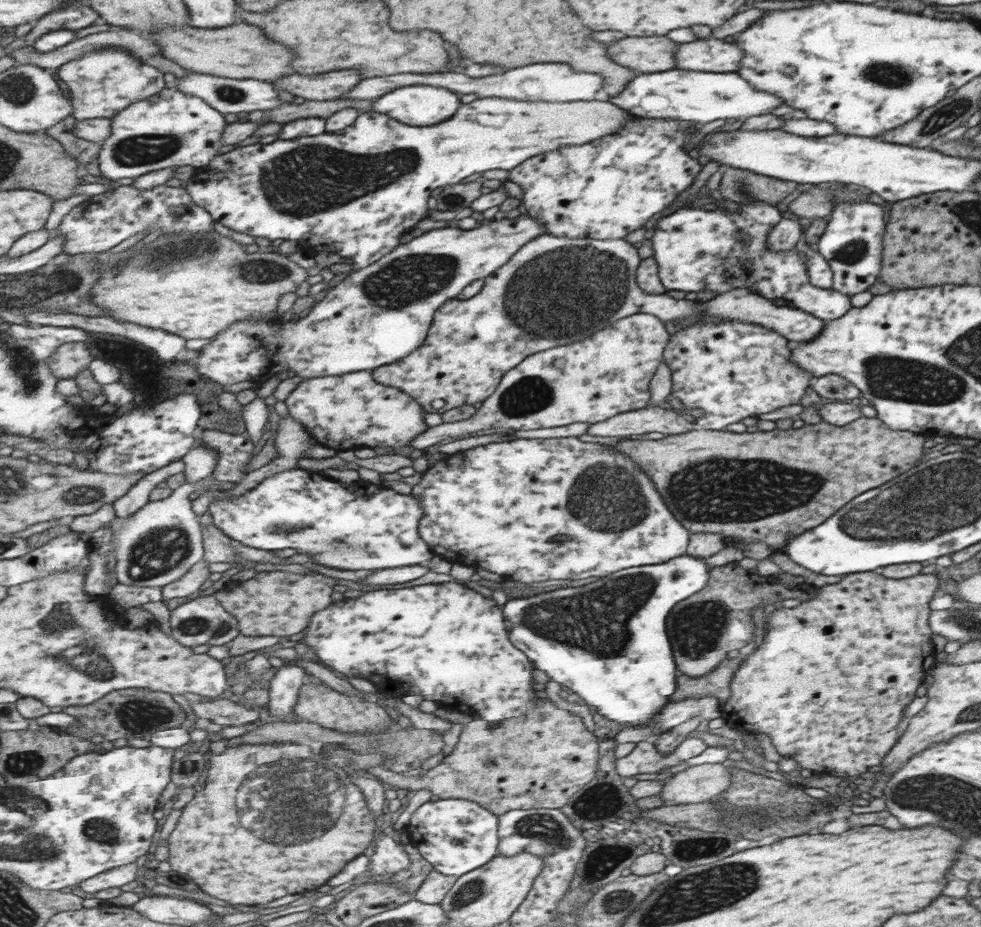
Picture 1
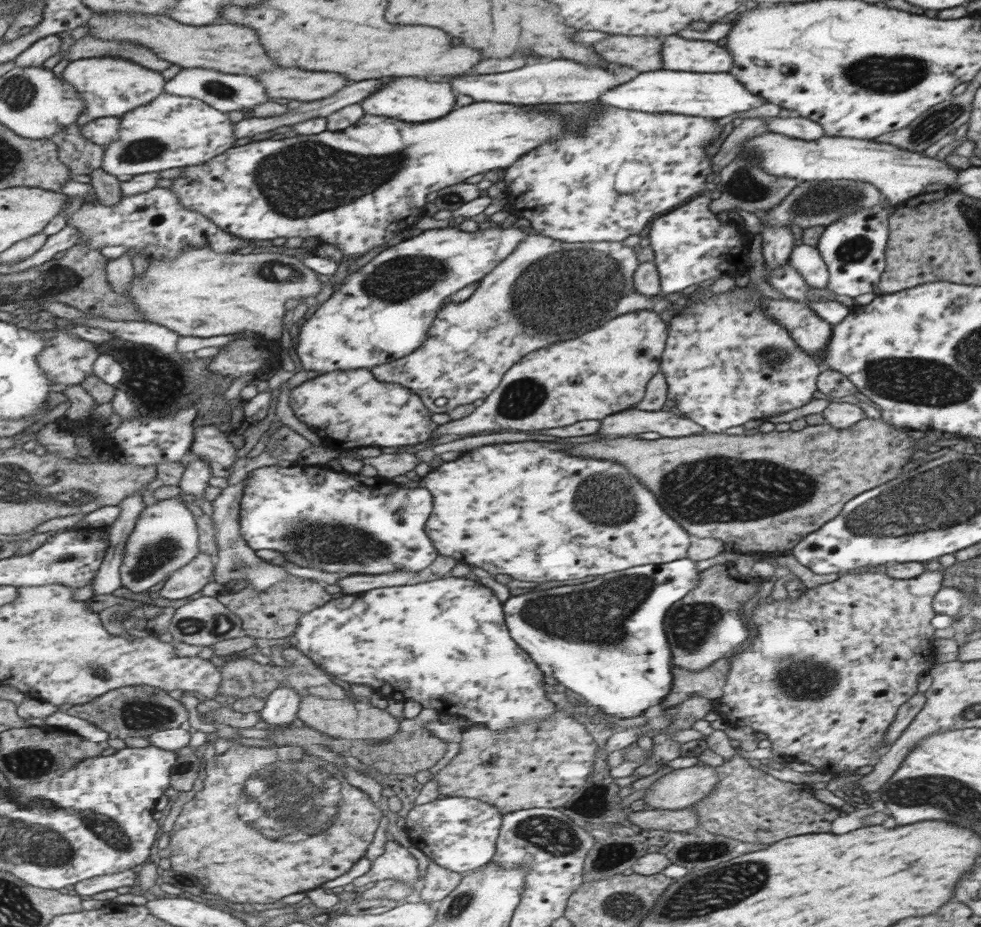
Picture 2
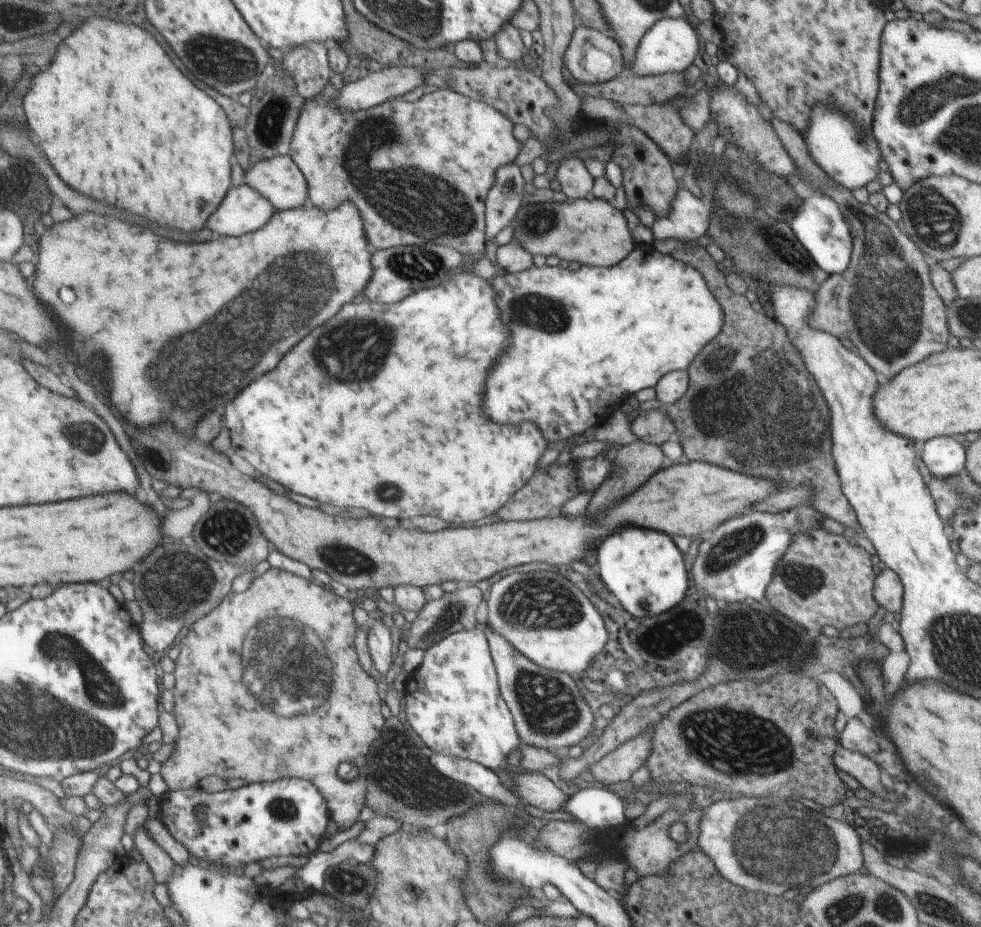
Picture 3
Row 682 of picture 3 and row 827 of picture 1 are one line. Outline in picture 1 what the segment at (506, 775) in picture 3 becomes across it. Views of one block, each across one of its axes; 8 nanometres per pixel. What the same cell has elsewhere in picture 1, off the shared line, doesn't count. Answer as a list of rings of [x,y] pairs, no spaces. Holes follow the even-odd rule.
[[[438,799],[421,803],[409,817],[403,831],[409,843],[432,866],[445,876],[465,875],[489,862],[497,854],[498,816],[479,803],[461,799]]]

